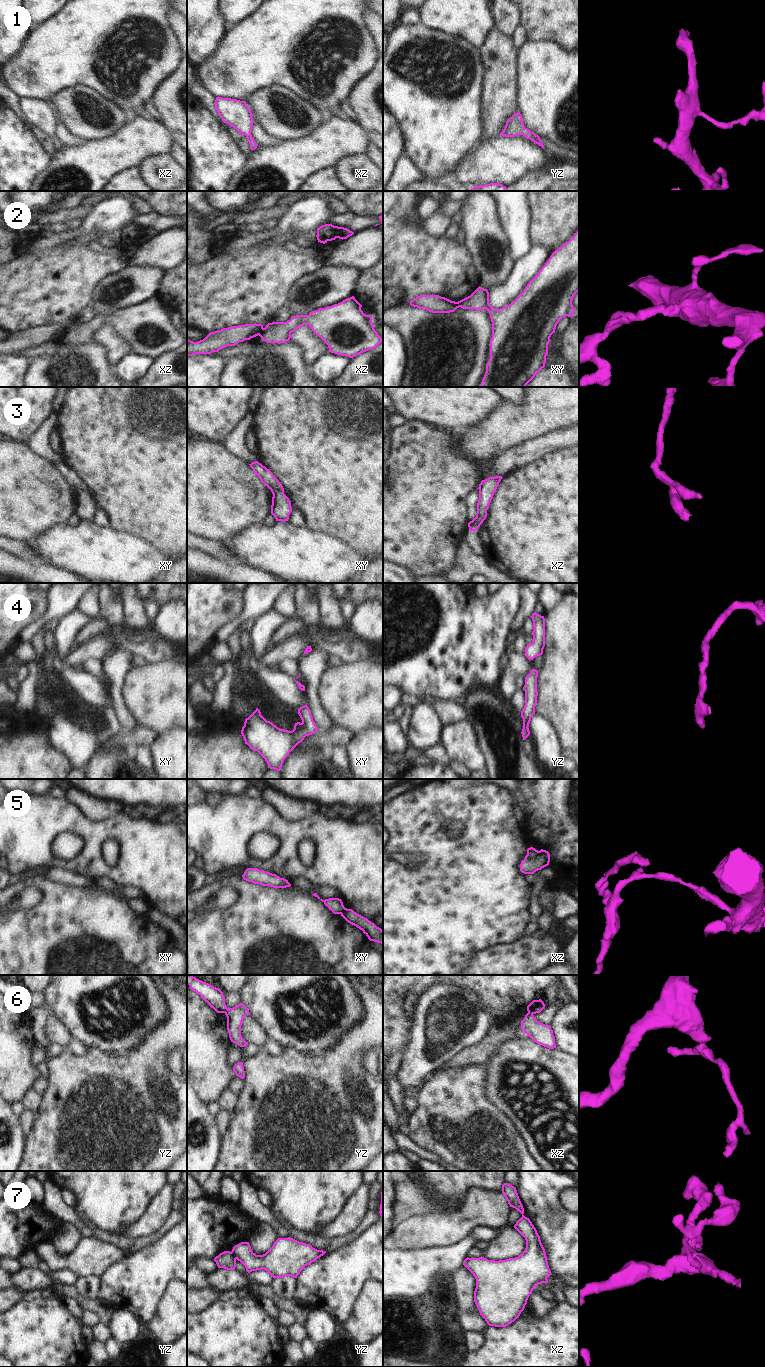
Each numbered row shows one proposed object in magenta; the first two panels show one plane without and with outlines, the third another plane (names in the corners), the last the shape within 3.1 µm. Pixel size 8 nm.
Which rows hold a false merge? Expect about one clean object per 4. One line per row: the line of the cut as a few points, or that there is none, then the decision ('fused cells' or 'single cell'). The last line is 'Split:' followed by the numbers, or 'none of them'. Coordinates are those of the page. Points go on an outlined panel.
1: no cut; single cell
2: cut in xz along (264, 328), (258, 334); fused cells
3: cut in xy along (272, 491), (283, 492); fused cells
4: no cut; single cell
5: cut in xz along (539, 851), (536, 857), (525, 859); fused cells
6: cut in xz along (527, 1013), (532, 1014); fused cells
7: cut in yz along (231, 1251), (236, 1258); fused cells
Split: 2, 3, 5, 6, 7

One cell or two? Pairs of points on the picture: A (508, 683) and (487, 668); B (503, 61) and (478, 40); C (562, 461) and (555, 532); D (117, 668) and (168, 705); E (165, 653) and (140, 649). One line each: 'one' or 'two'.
A: two
B: two
C: one
D: two
E: one

